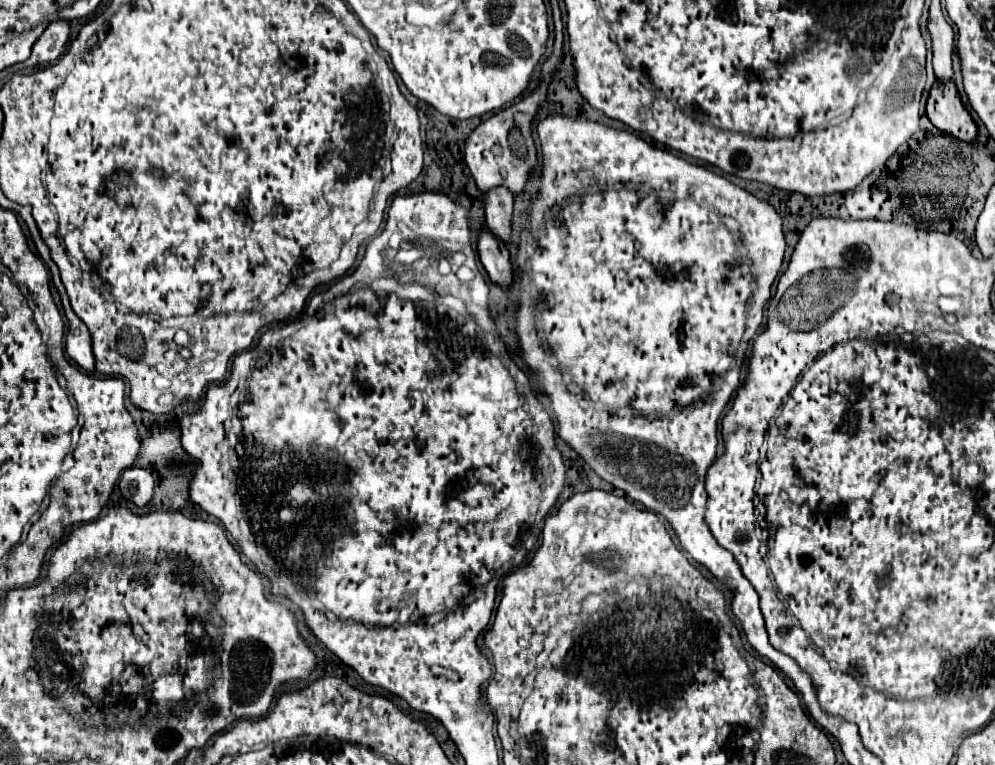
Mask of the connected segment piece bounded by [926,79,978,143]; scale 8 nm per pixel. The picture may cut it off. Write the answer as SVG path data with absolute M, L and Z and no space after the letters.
M934 81L930 95L928 95L928 119L934 127L964 141L974 141L978 135L976 123L972 121L968 109L964 107L954 81L942 83Z

